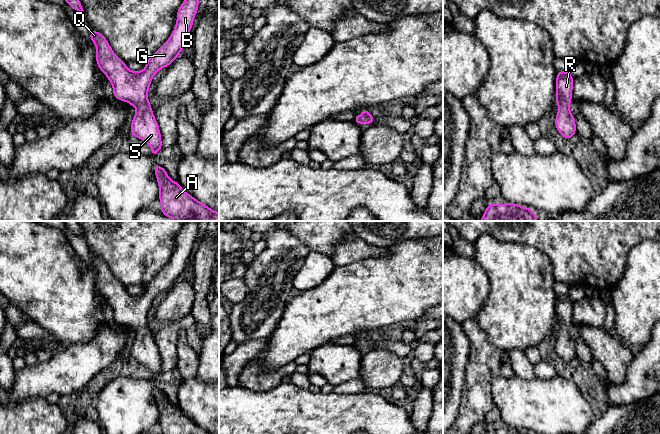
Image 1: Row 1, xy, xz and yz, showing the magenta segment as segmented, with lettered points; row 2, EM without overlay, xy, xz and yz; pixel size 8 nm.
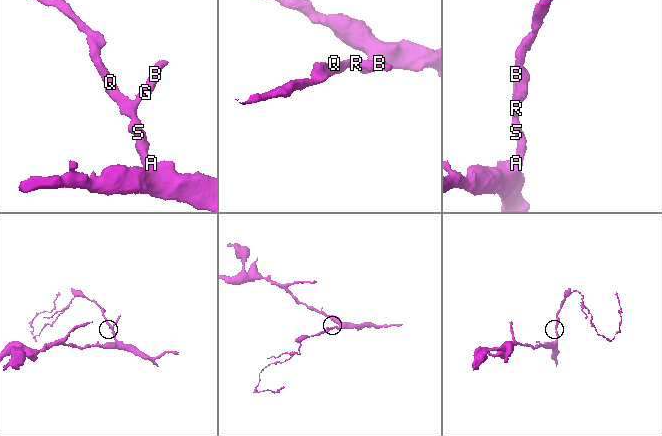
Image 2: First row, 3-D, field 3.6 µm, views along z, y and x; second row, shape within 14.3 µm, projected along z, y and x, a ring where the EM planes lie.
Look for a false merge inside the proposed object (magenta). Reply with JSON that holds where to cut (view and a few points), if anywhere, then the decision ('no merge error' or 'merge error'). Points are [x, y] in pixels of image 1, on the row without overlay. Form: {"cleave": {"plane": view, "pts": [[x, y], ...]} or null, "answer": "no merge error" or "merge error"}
{"cleave": null, "answer": "no merge error"}

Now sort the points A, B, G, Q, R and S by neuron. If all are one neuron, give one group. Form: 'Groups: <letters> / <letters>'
Groups: A B G Q R S

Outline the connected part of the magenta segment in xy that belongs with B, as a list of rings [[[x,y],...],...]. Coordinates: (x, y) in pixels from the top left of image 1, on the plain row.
[[[200,221],[185,222],[177,235],[176,249],[169,263],[146,285],[146,291],[141,295],[129,294],[125,286],[114,277],[107,263],[101,257],[91,253],[89,260],[97,272],[97,289],[111,306],[114,321],[117,324],[122,324],[133,329],[136,333],[130,351],[131,359],[144,364],[151,371],[151,379],[154,381],[157,376],[162,373],[162,365],[159,350],[152,336],[151,328],[149,327],[147,320],[149,310],[154,299],[163,291],[168,291],[182,275],[187,260],[192,252],[194,241],[198,236],[199,223]]]

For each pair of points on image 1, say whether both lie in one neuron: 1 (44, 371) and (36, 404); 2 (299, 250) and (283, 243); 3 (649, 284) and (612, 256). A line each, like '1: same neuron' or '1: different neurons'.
1: different neurons
2: same neuron
3: different neurons

